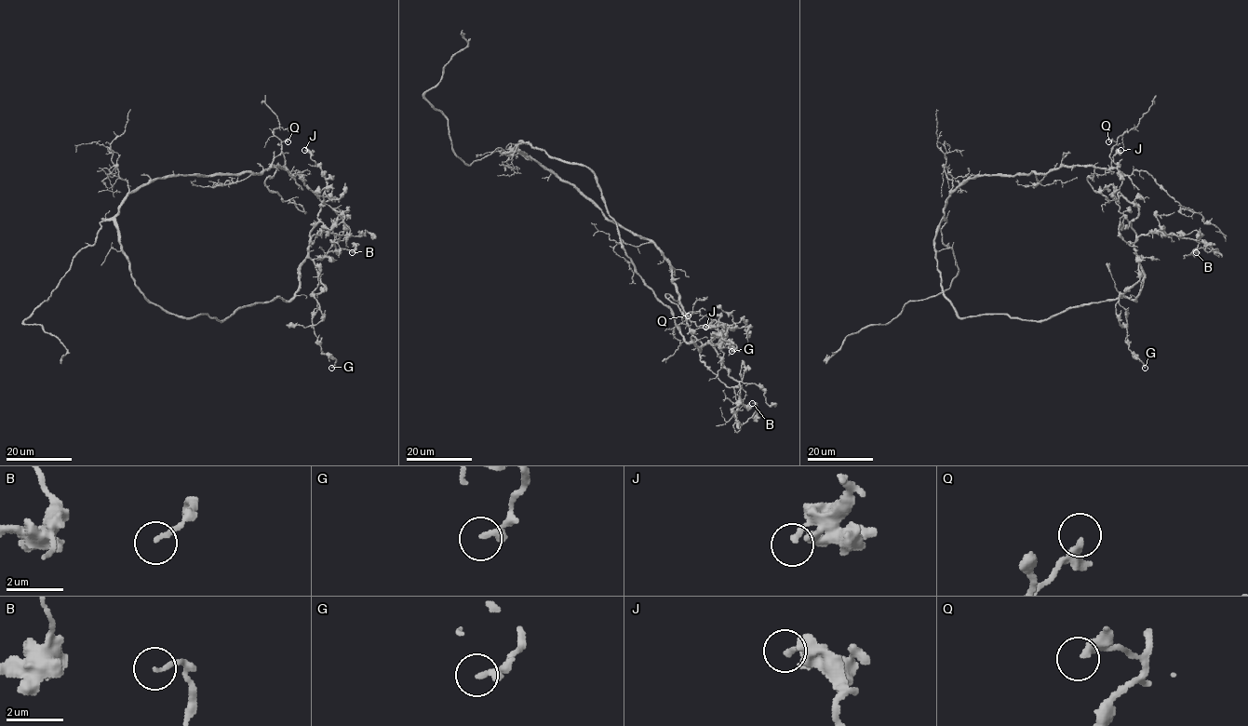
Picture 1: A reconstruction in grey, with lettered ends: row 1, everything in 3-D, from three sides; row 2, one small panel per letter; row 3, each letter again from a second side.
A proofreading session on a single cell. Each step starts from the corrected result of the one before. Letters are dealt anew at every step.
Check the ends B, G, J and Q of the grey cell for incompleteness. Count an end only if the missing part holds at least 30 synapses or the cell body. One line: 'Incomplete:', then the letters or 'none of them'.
Incomplete: none of them

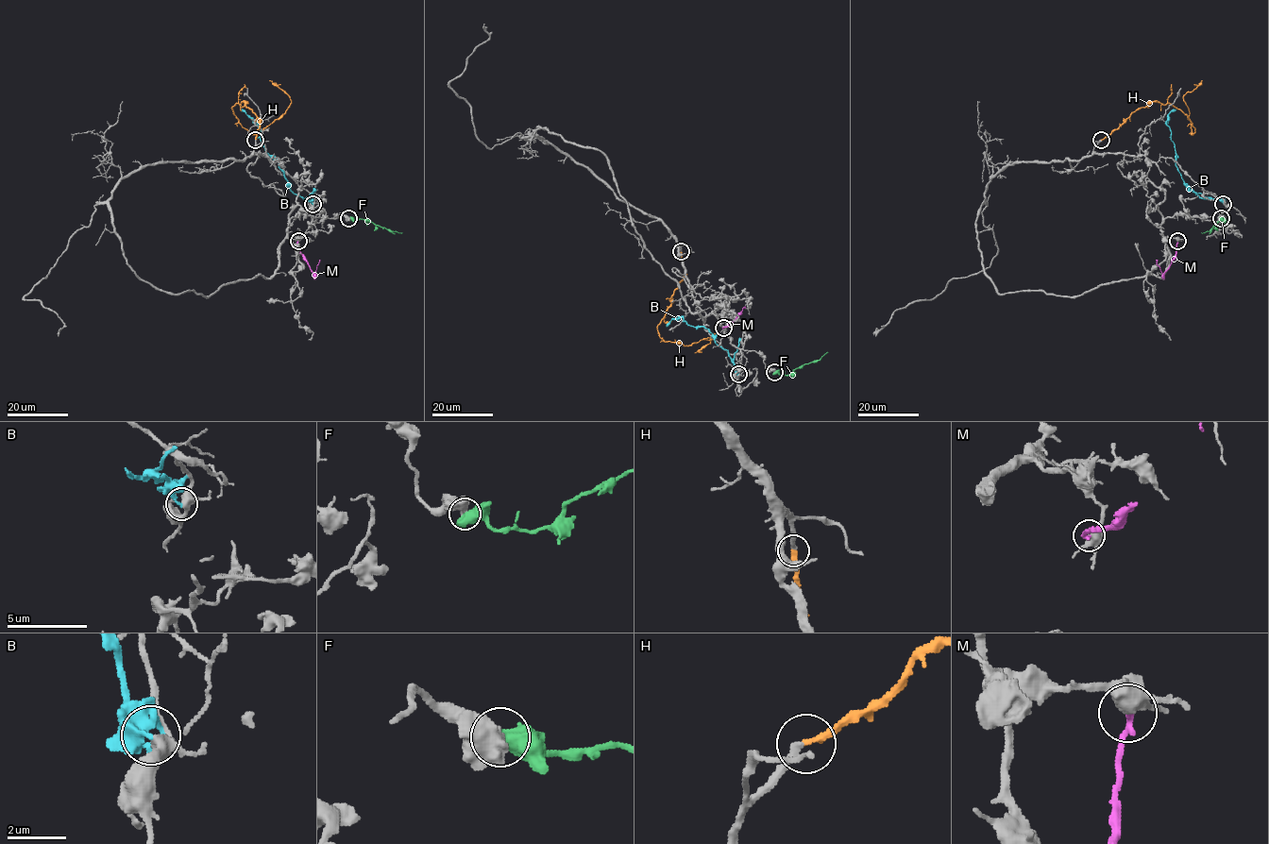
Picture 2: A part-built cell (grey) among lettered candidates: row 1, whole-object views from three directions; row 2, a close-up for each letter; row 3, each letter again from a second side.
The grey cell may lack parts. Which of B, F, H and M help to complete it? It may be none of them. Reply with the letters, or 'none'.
H

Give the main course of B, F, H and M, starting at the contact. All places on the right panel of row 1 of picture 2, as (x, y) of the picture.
B: (1223, 204), (1217, 198), (1201, 197), (1184, 181), (1176, 167), (1175, 145), (1166, 124), (1167, 115), (1175, 109)
F: (1221, 217), (1225, 219), (1209, 231), (1201, 233)
H: (1101, 140), (1132, 113), (1158, 101), (1169, 103), (1187, 115), (1193, 133), (1183, 96), (1202, 80)
M: (1177, 241), (1175, 258), (1163, 273), (1156, 260)

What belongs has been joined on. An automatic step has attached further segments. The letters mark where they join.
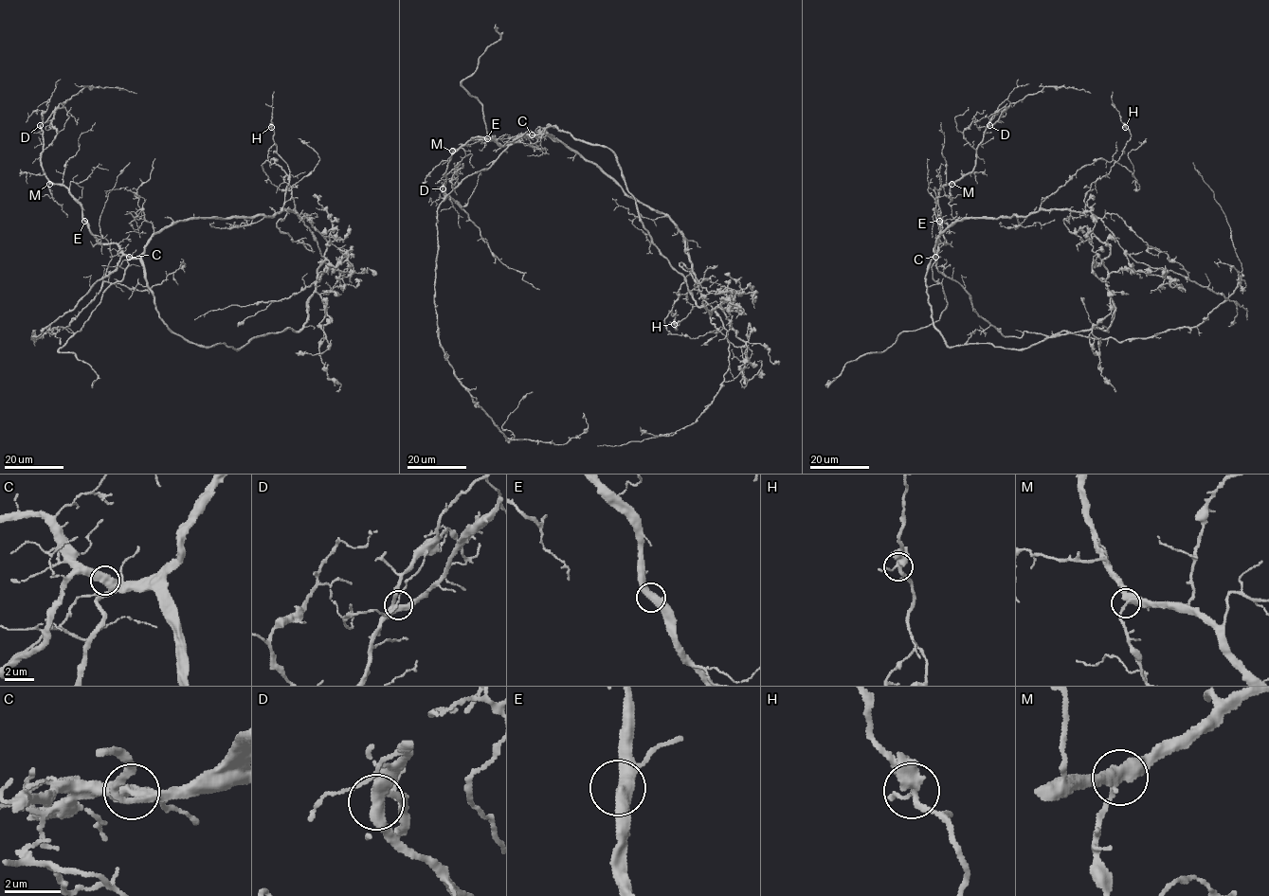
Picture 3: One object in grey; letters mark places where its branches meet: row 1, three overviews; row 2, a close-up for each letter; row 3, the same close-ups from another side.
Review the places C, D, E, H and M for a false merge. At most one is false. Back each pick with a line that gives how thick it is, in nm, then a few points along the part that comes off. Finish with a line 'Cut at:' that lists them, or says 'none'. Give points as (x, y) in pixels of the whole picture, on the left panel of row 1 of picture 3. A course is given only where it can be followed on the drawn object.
Cut at: none

